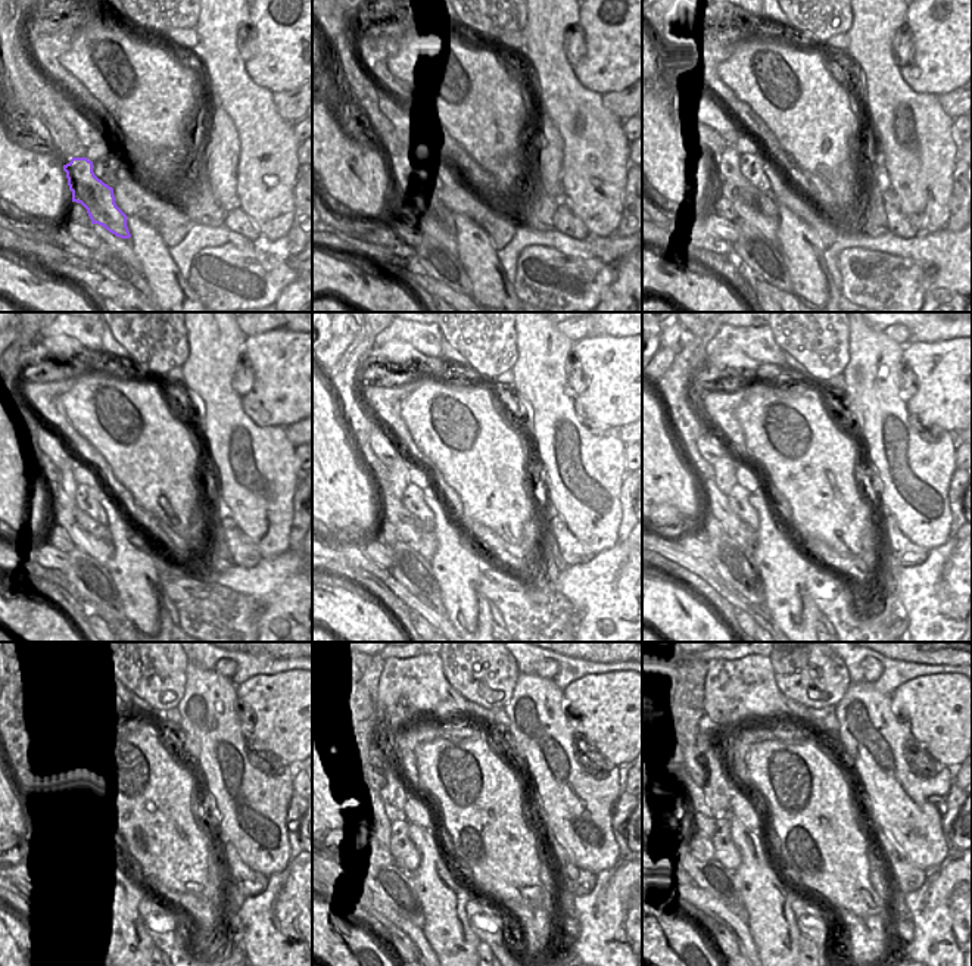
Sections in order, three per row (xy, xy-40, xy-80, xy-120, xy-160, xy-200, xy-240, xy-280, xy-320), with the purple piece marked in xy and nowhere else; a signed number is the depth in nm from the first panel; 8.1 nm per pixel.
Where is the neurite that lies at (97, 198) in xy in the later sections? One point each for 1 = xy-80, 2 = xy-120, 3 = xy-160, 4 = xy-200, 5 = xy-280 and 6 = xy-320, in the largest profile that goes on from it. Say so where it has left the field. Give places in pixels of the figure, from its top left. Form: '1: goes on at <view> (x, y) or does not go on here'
1: goes on at xy-80 (728, 162)
2: goes on at xy-120 (64, 494)
3: goes on at xy-160 (380, 443)
4: goes on at xy-200 (710, 446)
5: goes on at xy-280 (386, 784)
6: goes on at xy-320 (717, 790)

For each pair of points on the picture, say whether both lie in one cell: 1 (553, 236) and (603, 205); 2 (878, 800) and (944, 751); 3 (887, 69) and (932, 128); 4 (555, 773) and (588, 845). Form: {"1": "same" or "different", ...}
{"1": "different", "2": "different", "3": "same", "4": "same"}

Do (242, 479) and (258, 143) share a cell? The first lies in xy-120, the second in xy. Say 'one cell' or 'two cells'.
one cell

